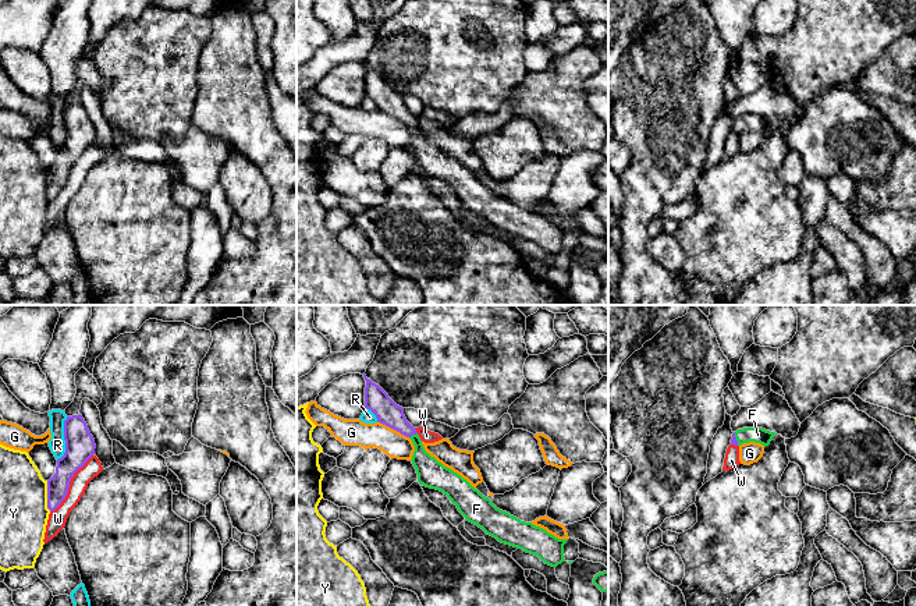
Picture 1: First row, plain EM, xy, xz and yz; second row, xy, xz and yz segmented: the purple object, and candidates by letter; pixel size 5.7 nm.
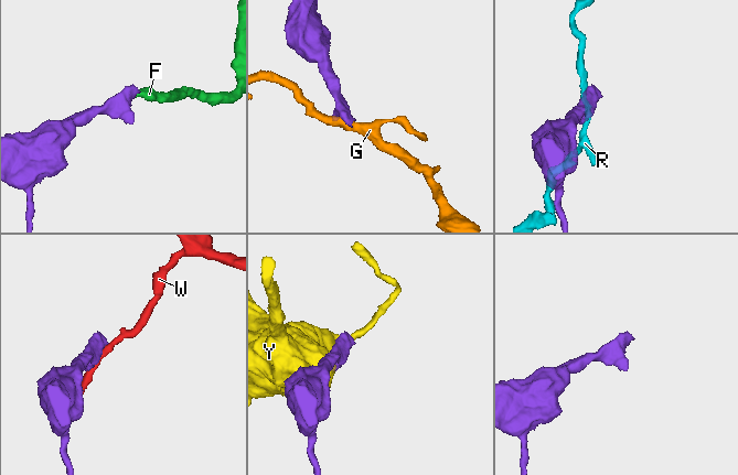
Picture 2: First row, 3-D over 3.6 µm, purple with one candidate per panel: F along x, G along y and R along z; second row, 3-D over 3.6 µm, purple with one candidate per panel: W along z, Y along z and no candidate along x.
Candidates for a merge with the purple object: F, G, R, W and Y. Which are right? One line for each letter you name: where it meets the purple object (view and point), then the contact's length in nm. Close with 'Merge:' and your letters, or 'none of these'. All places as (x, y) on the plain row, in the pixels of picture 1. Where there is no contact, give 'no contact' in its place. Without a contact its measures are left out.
F: contact xz (412, 121); length 60 nm
Merge: F

